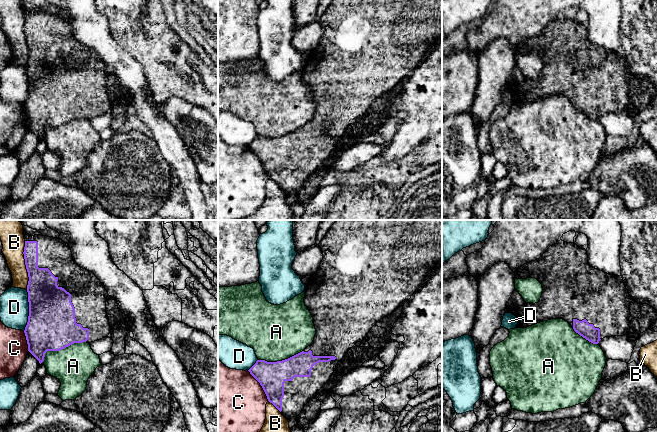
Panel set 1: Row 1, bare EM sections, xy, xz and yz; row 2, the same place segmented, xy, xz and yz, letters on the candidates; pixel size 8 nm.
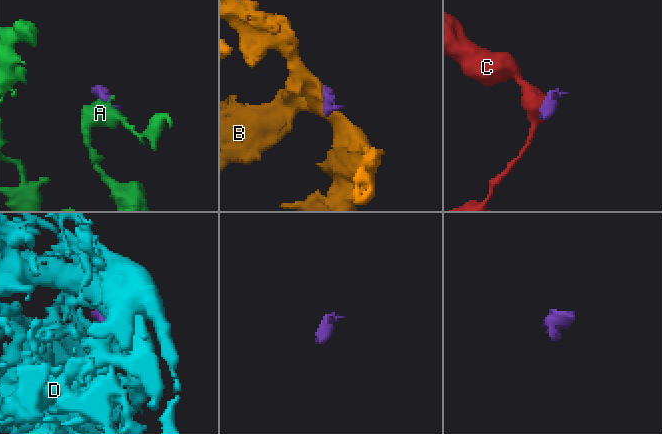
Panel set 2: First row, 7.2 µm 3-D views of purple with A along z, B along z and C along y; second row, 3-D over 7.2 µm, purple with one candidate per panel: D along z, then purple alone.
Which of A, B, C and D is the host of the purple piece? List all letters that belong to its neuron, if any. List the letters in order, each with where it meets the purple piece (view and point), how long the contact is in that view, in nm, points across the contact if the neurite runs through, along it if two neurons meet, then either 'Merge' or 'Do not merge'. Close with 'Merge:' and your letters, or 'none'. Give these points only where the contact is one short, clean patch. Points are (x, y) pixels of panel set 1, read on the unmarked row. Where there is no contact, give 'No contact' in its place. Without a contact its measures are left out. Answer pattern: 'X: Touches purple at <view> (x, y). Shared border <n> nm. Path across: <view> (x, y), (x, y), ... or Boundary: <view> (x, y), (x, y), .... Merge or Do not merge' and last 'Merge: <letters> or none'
A: Touches purple at xy (60, 125). Shared border 400 nm. Do not merge
B: Touches purple at xy (25, 40). Shared border 400 nm. Do not merge
C: Touches purple at xz (260, 160). Shared border 300 nm. Boundary: xz (247, 146), (259, 159), (268, 176). Do not merge
D: Touches purple at xy (29, 86). Shared border 320 nm. Boundary: xy (27, 66), (28, 97), (23, 106). Do not merge
Merge: none

